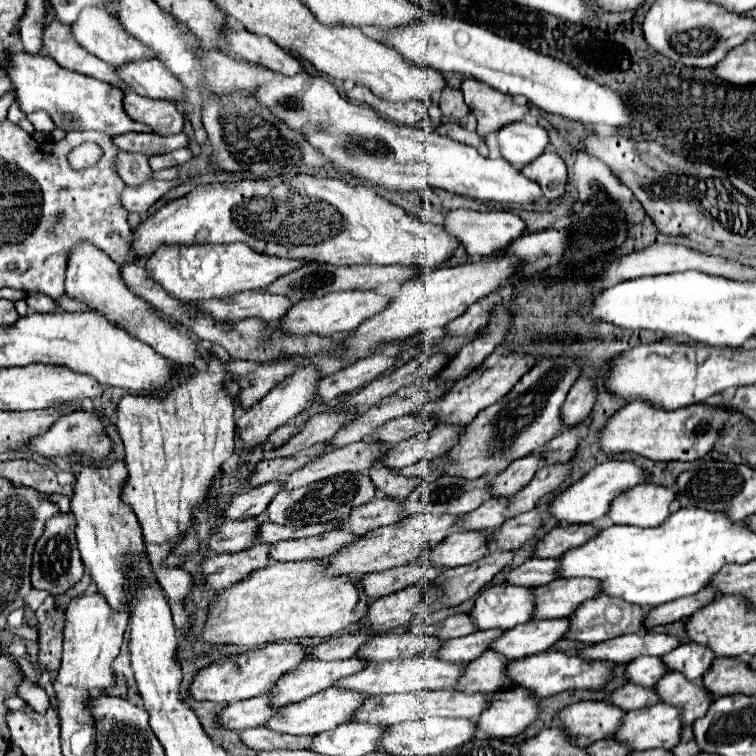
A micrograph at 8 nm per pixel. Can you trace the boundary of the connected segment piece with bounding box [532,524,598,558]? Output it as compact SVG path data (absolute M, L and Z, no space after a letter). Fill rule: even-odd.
M564 524L550 530L542 536L532 552L532 558L556 558L566 552L566 548L574 548L576 544L584 544L590 536L596 536L598 530L594 526L578 526L578 524Z

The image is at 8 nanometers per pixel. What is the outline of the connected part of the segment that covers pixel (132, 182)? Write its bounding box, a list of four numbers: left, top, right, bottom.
[114,152,152,186]

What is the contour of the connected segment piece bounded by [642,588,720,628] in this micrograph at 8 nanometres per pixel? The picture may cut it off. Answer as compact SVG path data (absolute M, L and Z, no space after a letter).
M702 588L702 592L696 592L694 596L686 596L686 598L678 598L678 600L660 604L658 608L648 610L646 620L642 620L642 626L654 628L660 624L686 620L688 616L692 616L692 612L698 612L698 608L704 608L706 604L710 604L710 600L714 600L718 596L720 594L714 588Z

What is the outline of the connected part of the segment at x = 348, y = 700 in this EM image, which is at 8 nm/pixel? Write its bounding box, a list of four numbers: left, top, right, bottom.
[266,688,366,736]

